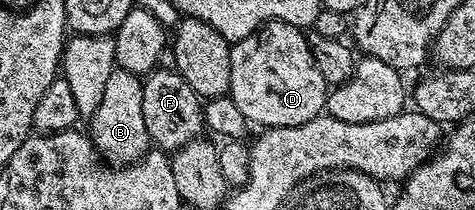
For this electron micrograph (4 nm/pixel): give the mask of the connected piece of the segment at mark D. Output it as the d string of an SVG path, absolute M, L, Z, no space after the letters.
M268 20L253 34L231 44L231 101L260 129L301 126L324 111L329 85L313 62L307 36L284 20Z

